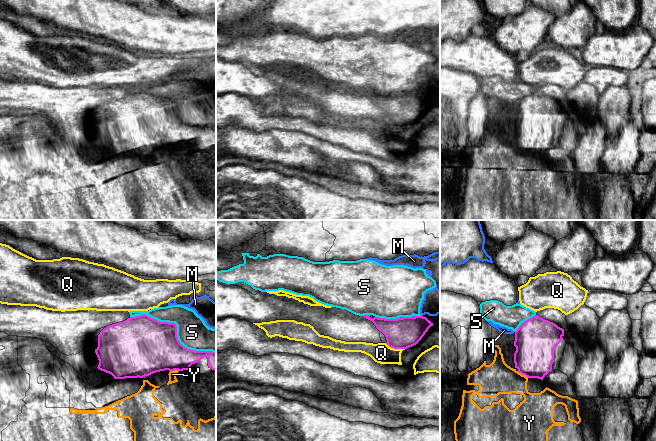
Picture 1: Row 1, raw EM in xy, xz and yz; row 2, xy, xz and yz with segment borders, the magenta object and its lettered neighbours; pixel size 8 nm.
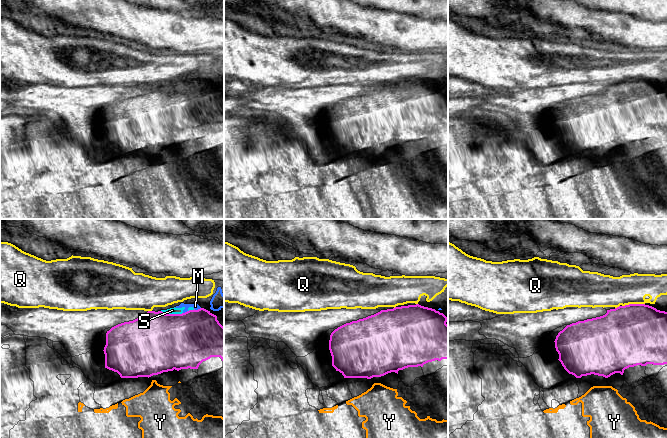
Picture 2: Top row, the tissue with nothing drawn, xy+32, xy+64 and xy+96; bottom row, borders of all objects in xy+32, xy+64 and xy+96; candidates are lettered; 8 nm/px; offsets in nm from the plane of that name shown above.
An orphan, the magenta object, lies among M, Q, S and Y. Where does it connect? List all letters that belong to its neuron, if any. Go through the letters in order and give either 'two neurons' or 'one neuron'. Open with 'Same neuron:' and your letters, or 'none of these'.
Same neuron: none of these
M: two neurons
Q: two neurons
S: two neurons
Y: two neurons

